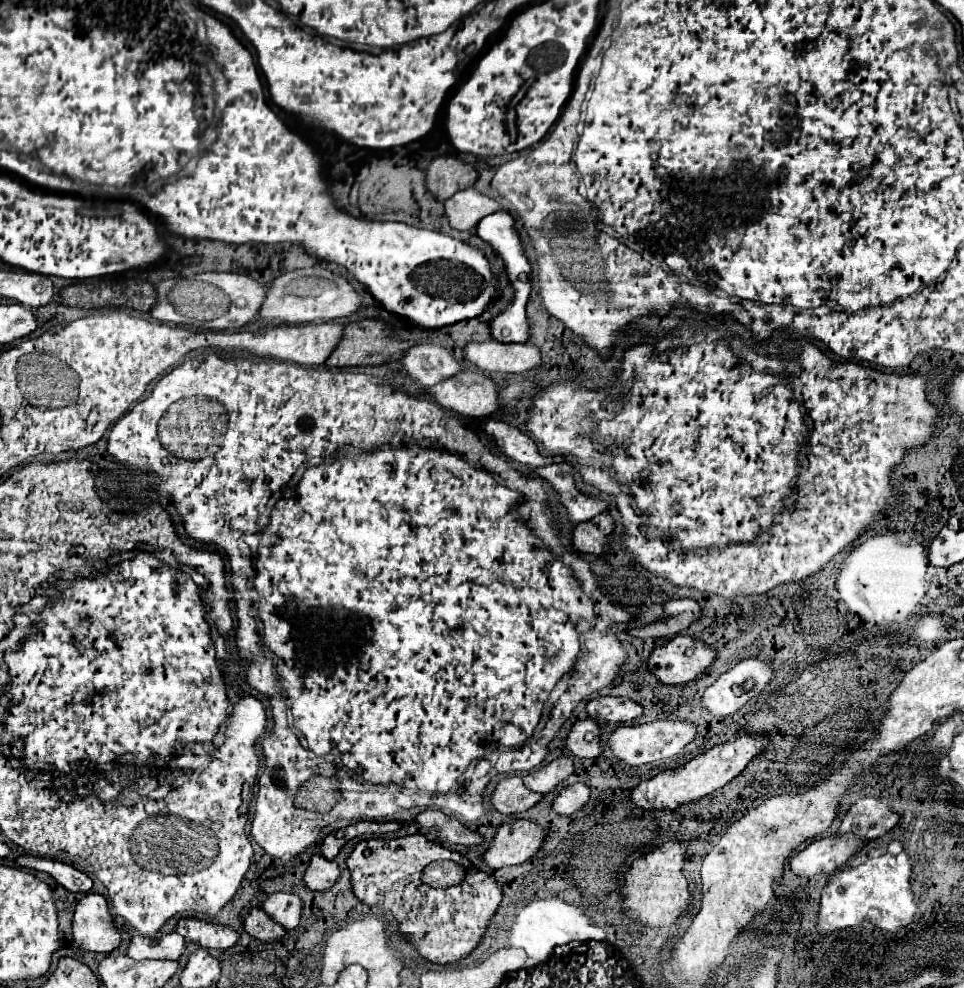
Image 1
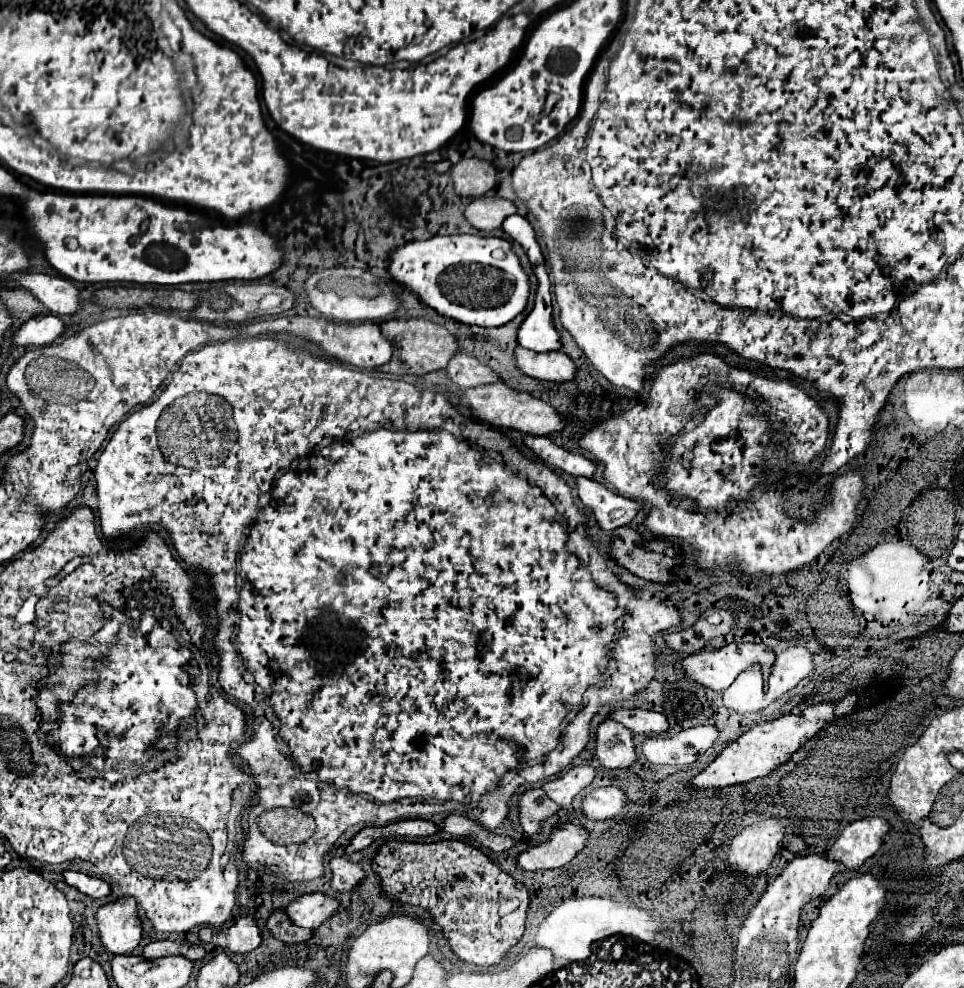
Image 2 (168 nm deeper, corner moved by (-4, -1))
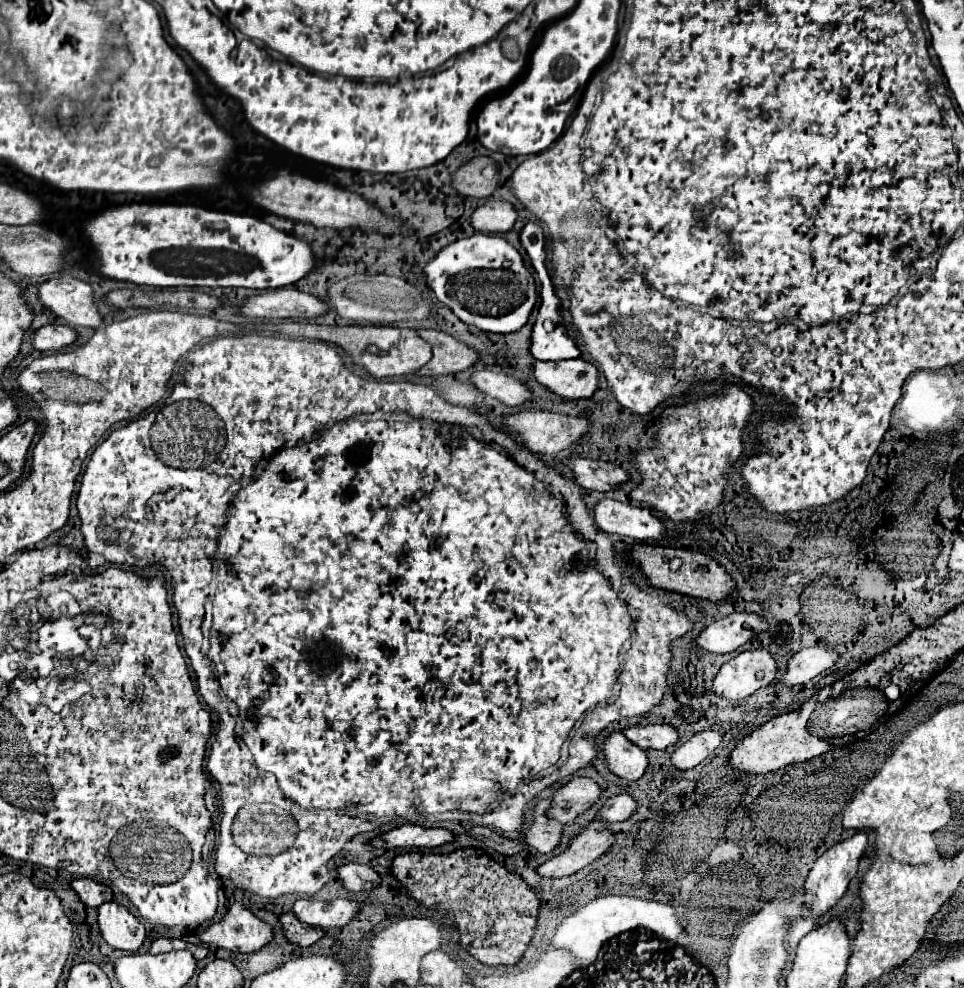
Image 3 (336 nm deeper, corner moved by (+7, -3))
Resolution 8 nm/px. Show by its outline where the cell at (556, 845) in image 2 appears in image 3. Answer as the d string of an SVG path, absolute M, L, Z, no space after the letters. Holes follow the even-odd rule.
M592 821L572 843L570 847L558 855L552 857L548 863L538 867L538 873L542 877L568 877L576 871L584 869L592 861L600 859L604 853L608 853L614 845L612 831L602 821Z

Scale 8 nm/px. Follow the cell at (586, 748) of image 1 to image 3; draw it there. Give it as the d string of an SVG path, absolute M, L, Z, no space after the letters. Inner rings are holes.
M622 733L608 735L604 743L604 755L608 761L608 769L628 781L640 779L648 767L646 751L628 741Z

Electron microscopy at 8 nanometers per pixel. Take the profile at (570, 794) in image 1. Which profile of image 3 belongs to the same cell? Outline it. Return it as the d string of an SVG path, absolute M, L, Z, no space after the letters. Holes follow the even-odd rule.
M616 795L604 803L604 807L600 809L600 815L608 823L626 821L636 813L636 807L638 807L638 803L630 795Z

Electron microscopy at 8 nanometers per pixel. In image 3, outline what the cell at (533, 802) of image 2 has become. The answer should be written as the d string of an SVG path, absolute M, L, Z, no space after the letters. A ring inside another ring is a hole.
M540 801L534 809L534 825L526 831L526 843L534 847L538 853L550 853L560 845L564 825L556 819L550 819L546 811L550 809L550 801Z

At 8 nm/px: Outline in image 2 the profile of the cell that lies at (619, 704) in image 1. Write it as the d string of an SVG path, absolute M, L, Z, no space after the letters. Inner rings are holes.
M613 709L609 713L611 719L625 725L633 733L641 735L657 735L667 731L667 717L657 711L647 709Z

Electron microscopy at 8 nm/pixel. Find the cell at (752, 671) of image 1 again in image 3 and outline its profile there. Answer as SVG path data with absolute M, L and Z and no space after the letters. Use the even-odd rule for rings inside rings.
M814 647L814 649L802 649L796 655L792 655L788 659L786 671L784 671L784 679L776 685L784 687L784 685L800 685L800 683L808 683L814 677L818 677L820 673L824 673L826 669L834 667L834 663L840 659L840 655L832 649L826 647Z

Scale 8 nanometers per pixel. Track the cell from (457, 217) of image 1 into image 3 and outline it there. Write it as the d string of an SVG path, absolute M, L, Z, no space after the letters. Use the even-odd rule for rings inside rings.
M490 201L472 213L472 227L482 233L508 233L518 219L512 203Z

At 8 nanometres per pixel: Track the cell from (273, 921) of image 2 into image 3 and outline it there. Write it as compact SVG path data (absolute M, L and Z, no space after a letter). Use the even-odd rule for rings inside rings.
M284 913L280 917L280 923L284 925L284 933L290 943L298 943L300 947L314 945L320 937L324 937L324 929L310 927L308 923L302 923L294 913Z

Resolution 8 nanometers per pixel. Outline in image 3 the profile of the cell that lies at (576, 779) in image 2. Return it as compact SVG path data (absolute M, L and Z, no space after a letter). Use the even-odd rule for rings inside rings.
M574 777L566 783L552 799L552 809L548 811L550 819L558 819L560 823L574 823L580 815L584 815L600 797L602 789L588 777Z

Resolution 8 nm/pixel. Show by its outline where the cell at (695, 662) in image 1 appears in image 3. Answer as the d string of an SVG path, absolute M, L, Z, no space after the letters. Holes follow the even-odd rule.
M766 649L742 651L722 665L714 677L714 693L726 699L746 699L776 677L776 663Z

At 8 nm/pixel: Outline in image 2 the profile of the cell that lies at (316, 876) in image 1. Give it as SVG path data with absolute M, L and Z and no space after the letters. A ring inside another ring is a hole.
M333 857L329 861L329 867L331 867L331 889L335 891L349 891L365 877L363 869L357 867L347 857Z

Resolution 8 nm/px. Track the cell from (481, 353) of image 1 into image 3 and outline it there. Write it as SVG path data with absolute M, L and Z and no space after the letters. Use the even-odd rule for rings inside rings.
M584 359L536 361L538 383L564 399L590 399L598 389L598 369Z

